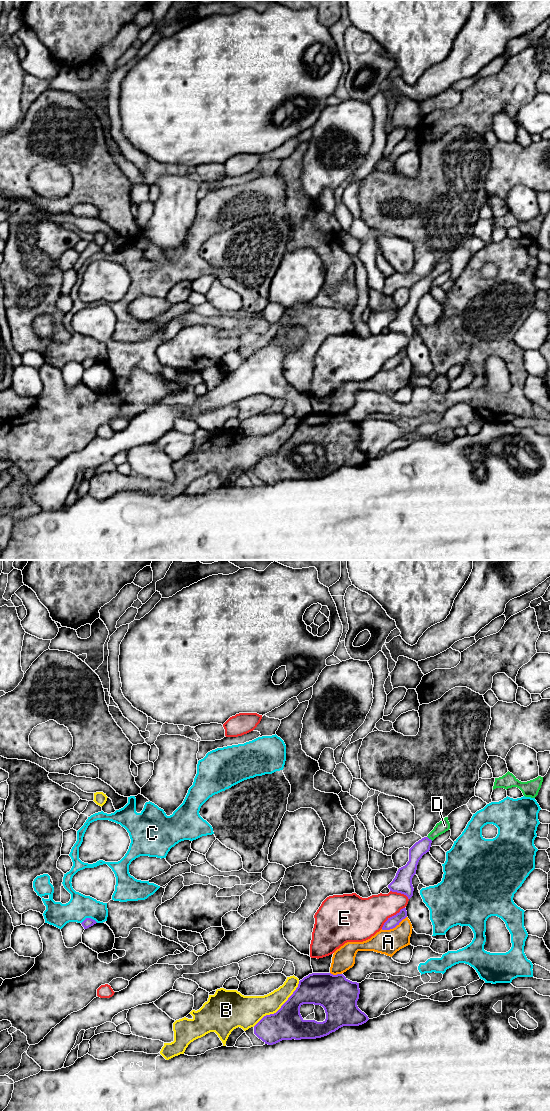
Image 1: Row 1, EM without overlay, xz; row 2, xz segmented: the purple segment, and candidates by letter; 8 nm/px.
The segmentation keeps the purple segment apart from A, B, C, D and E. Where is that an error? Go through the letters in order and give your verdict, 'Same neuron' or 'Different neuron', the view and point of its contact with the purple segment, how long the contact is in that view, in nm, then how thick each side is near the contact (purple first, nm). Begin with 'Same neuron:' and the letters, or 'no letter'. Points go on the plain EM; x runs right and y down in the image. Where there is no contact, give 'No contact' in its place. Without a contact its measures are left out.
Same neuron: D
A: Different neuron. Touches purple at xz (393, 367). Shared border 240 nm. Thickness 90 nm (purple) against 200 nm
B: Different neuron. Touches purple at xz (280, 448). Shared border 500 nm. Thickness 260 nm (purple) against 240 nm
C: Different neuron. Touches purple at xz (89, 358). Shared border 140 nm. Thickness 80 nm (purple) against 200 nm
D: Same neuron. Touches purple at xz (430, 279). Shared border 60 nm. Thickness 120 nm (purple) against 90 nm
E: Different neuron. Touches purple at xz (392, 356). Shared border 260 nm. Thickness 90 nm (purple) against 340 nm

